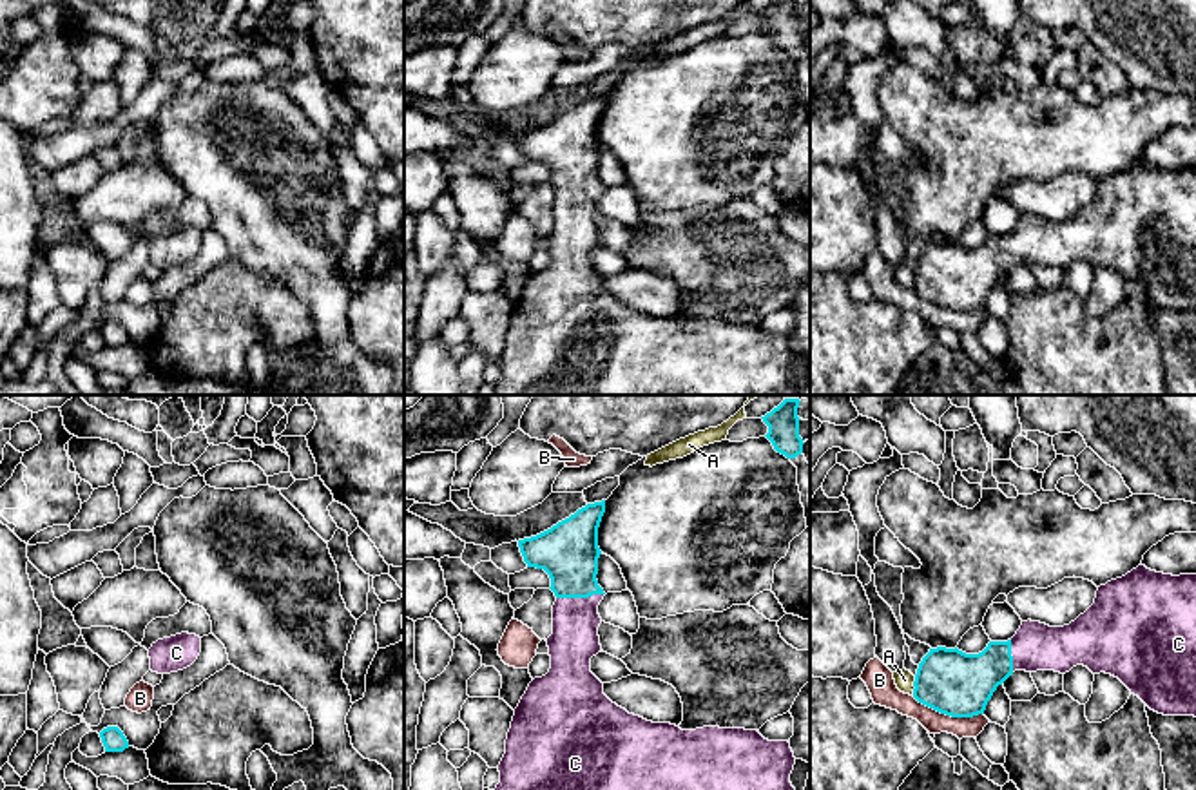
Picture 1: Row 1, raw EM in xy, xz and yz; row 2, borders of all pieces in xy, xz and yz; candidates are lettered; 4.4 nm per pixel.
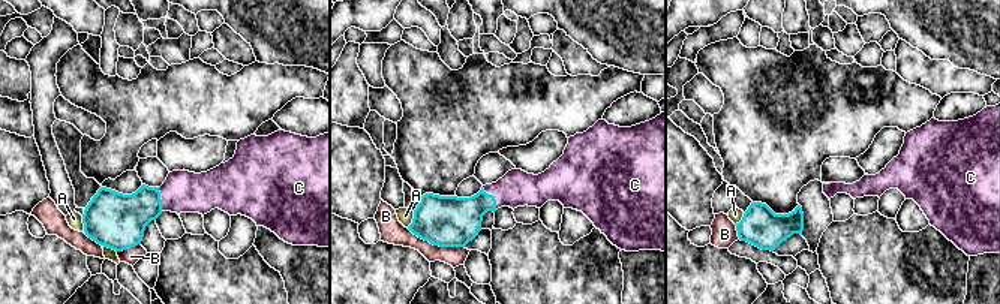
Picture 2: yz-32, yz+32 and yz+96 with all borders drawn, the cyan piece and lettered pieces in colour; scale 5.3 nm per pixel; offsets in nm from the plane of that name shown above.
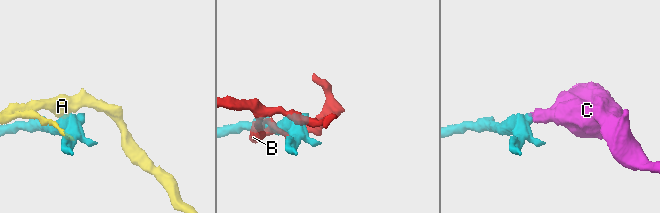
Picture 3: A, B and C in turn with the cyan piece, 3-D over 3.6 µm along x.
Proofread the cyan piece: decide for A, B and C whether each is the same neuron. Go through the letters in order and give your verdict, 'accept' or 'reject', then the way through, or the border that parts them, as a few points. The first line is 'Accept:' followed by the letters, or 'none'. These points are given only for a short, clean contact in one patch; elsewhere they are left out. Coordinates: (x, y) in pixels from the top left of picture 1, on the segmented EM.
Accept: C
A: reject
B: reject
C: accept; runs through xz (568, 551), (580, 597), (575, 611), (575, 640)

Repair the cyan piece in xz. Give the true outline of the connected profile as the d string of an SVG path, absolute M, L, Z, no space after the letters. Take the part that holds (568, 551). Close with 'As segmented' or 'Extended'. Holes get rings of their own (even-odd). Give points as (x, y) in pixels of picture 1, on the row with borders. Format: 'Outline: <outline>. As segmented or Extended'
Outline: M605 500L587 504L551 529L518 540L527 567L544 569L556 596L553 634L545 640L551 669L535 678L522 696L498 765L500 783L495 790L796 790L790 774L796 765L788 741L768 741L757 730L703 727L681 730L670 723L652 723L629 714L603 694L603 683L591 672L591 658L602 652L598 605L605 592L598 585L598 527Z. Extended

